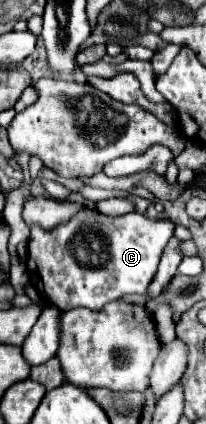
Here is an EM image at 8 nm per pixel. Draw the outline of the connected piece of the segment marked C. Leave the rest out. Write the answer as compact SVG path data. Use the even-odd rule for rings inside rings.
M82 208L70 222L58 228L30 228L26 260L30 282L48 304L64 312L80 306L100 310L104 304L126 294L144 296L172 232L174 224L170 220L150 220L138 212L114 218L94 208Z

